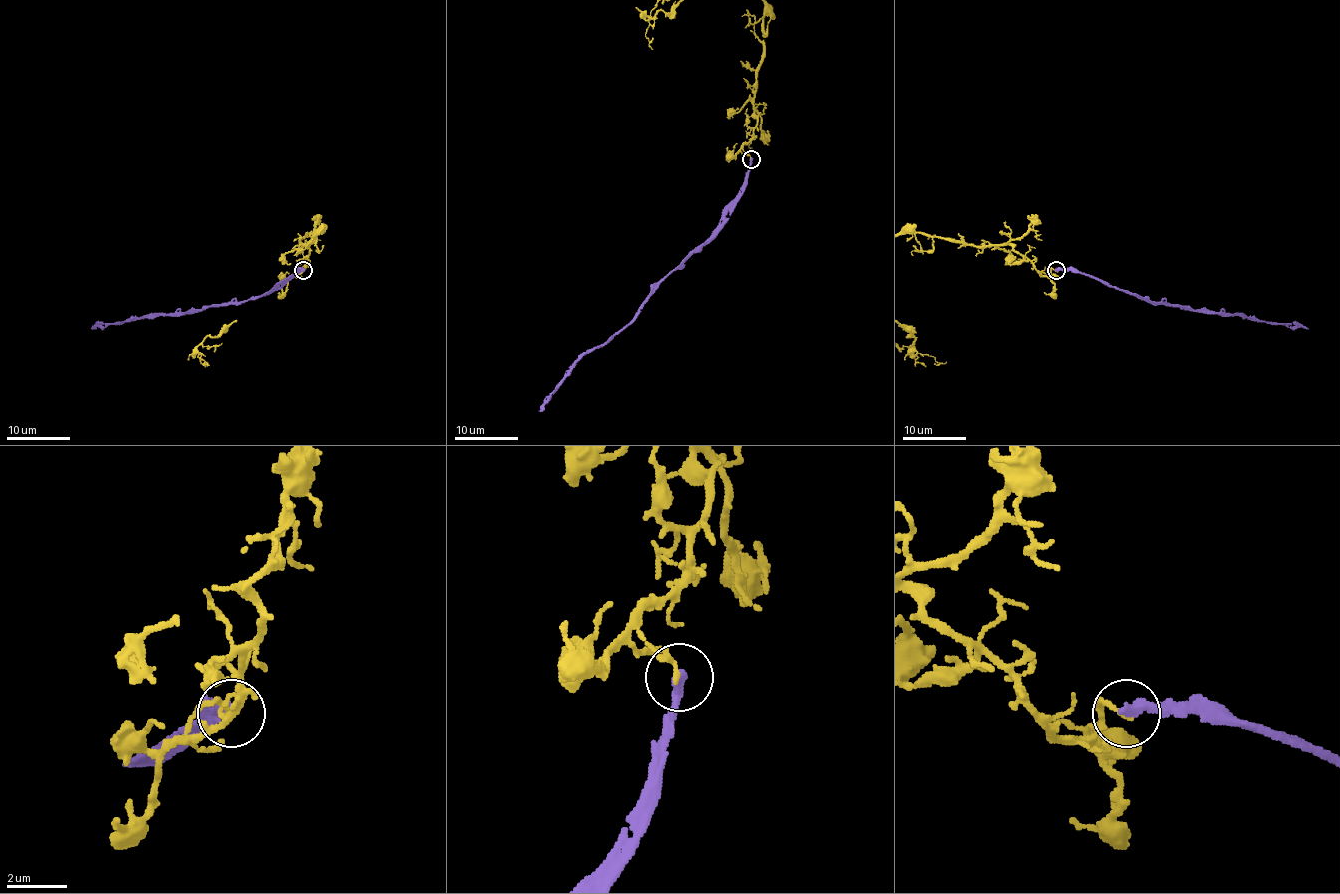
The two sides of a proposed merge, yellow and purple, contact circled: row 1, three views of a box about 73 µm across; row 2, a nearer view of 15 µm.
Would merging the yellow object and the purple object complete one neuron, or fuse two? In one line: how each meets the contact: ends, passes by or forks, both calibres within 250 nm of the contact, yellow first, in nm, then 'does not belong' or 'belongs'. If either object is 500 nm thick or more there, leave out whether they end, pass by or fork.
yellow ends; purple ends; calibres 160 and 320 nm; does not belong

